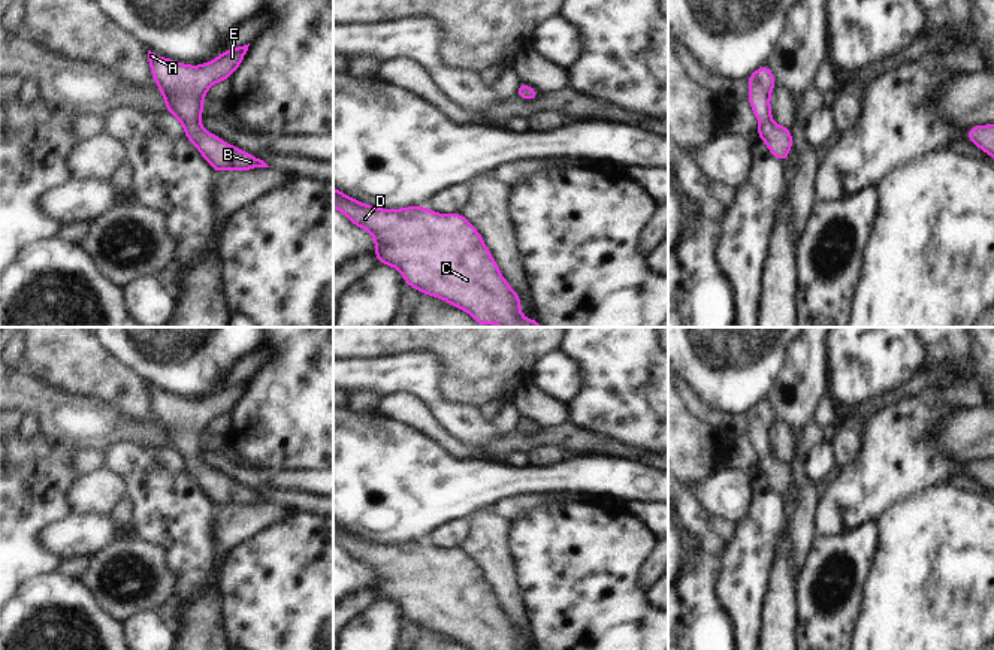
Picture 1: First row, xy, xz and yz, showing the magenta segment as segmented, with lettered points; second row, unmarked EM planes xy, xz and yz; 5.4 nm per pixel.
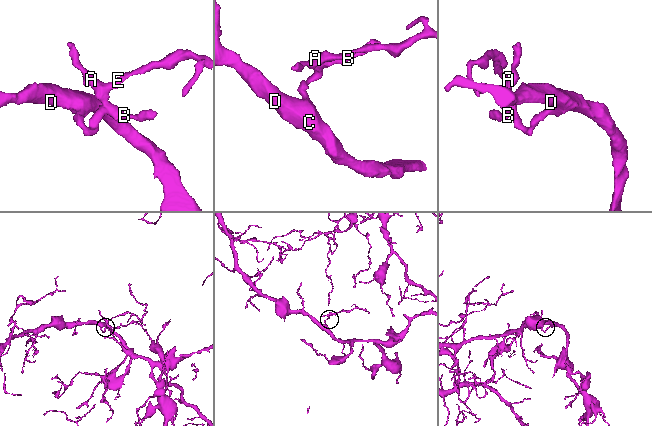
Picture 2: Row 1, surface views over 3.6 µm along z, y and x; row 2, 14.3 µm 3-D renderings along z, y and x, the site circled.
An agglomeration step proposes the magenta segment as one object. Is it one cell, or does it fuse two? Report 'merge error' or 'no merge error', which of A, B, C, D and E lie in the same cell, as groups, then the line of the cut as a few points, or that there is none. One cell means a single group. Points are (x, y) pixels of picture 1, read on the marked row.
no merge error | A B C D E | no cut

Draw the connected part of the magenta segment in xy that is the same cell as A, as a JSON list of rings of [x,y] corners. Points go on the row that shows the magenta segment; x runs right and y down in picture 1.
[[[250,43],[227,49],[212,61],[200,66],[176,63],[148,51],[149,72],[154,76],[155,87],[164,97],[166,111],[184,124],[185,137],[218,173],[269,167],[263,160],[226,143],[221,137],[206,131],[200,124],[206,91],[214,84],[232,76],[241,66],[248,46]]]

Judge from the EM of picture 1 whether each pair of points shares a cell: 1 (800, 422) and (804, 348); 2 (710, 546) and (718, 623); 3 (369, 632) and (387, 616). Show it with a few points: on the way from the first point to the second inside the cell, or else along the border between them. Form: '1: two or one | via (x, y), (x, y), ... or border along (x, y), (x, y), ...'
1: one | via (800, 404), (804, 366)
2: one | via (707, 565), (706, 604)
3: one | via (374, 629), (383, 620)

